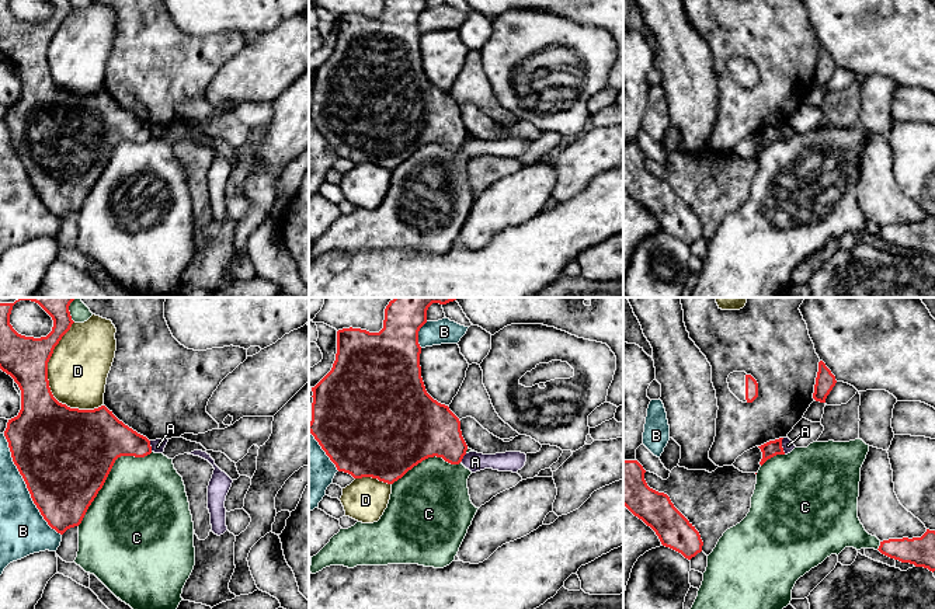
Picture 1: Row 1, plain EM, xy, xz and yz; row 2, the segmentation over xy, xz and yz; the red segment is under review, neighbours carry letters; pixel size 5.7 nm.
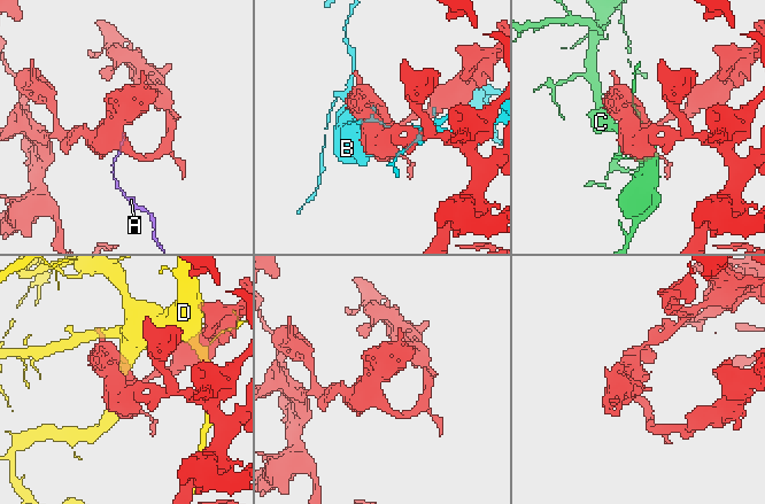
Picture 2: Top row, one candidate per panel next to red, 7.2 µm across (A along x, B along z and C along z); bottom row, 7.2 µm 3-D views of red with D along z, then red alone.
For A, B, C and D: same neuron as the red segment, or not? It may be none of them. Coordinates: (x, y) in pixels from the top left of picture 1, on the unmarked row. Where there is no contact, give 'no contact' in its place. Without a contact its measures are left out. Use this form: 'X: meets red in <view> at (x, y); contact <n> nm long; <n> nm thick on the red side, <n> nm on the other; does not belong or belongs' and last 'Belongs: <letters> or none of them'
A: meets red in yz at (781, 132); contact 100 nm long; 90 nm thick on the red side, 70 nm on the other; does not belong
B: meets red in xy at (27, 171); contact 650 nm long; 500 nm thick on the red side, 280 nm on the other; does not belong
C: meets red in xy at (108, 159); contact 600 nm long; 500 nm thick on the red side, 480 nm on the other; does not belong
D: meets red in xy at (47, 65); contact 500 nm long; 300 nm thick on the red side, 340 nm on the other; does not belong
Belongs: none of them

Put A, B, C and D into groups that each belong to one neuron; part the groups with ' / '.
A / B / C / D

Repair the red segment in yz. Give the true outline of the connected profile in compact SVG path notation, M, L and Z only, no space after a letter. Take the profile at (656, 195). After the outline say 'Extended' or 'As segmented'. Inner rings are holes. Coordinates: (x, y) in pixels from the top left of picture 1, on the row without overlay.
M623 146L623 191L656 218L663 232L691 246L702 237L699 218L667 180L647 171L644 159L637 146Z. As segmented

